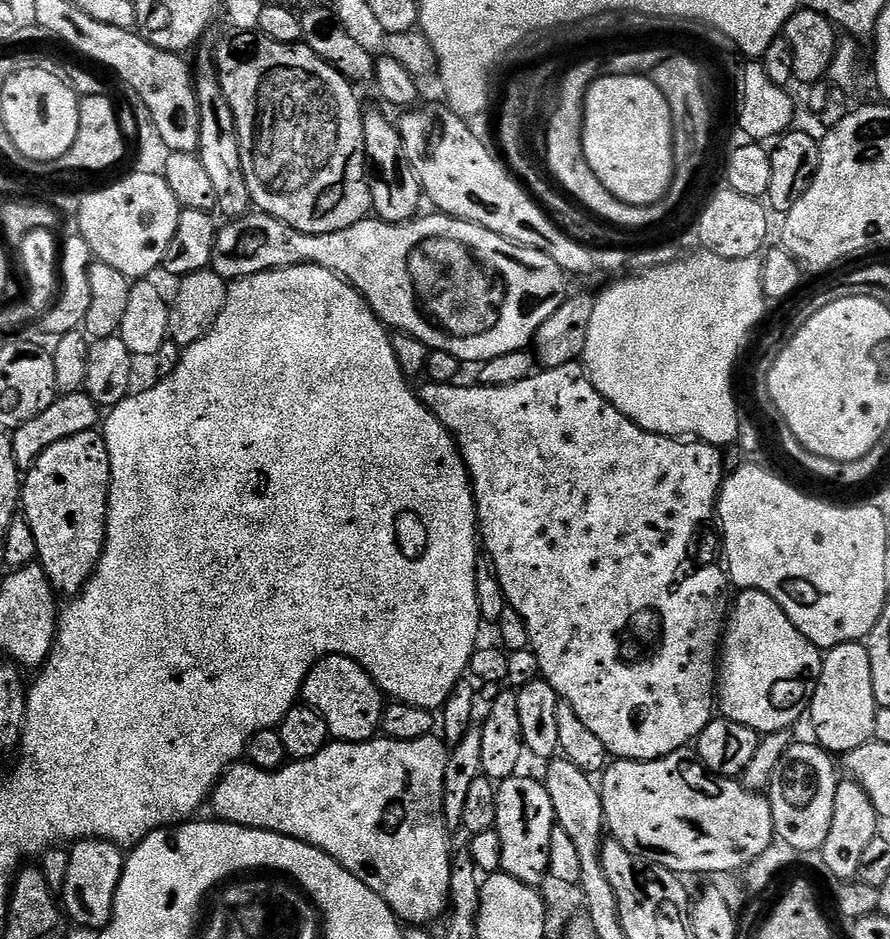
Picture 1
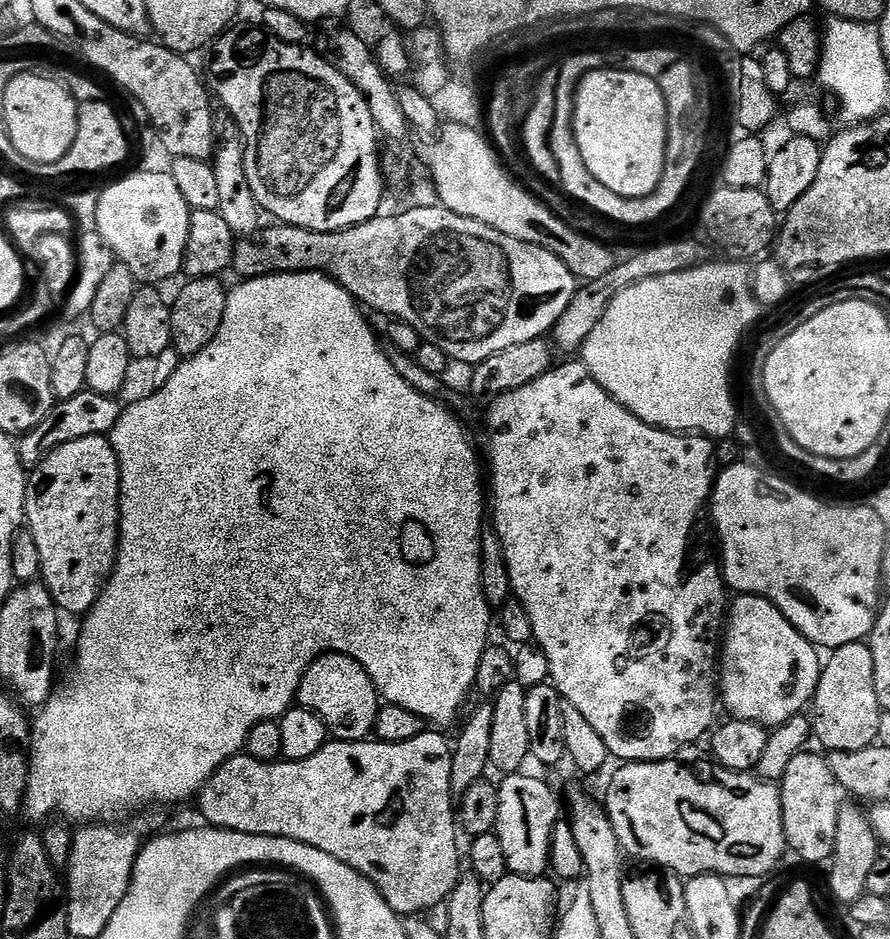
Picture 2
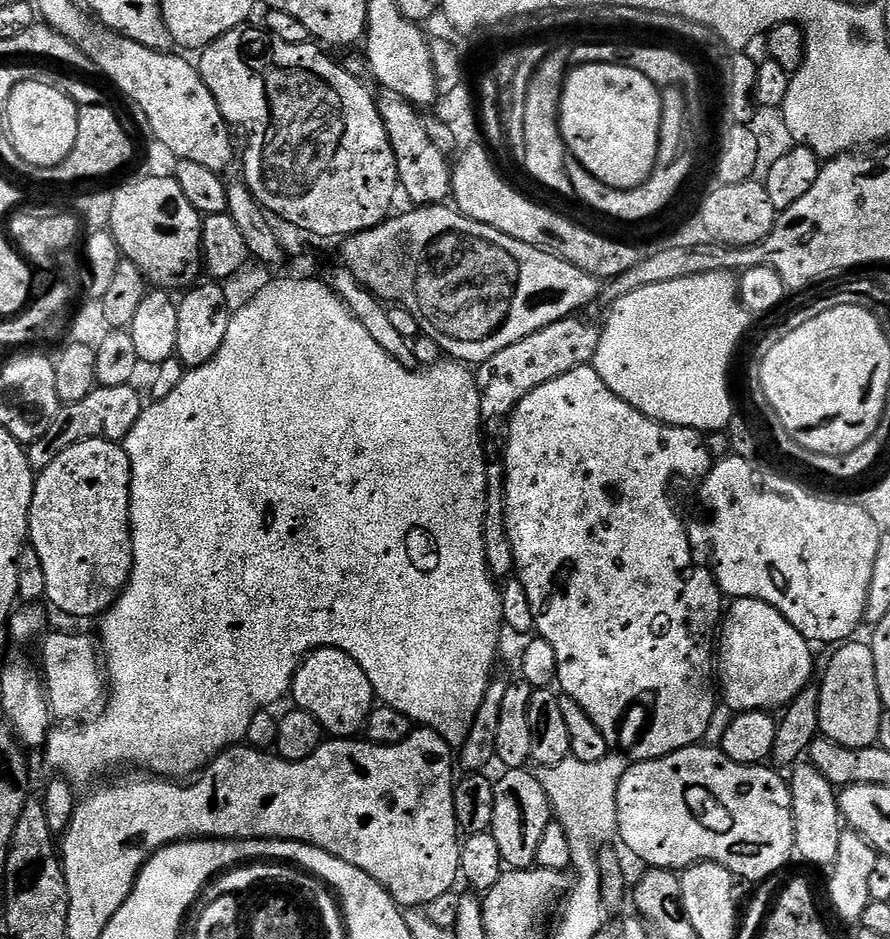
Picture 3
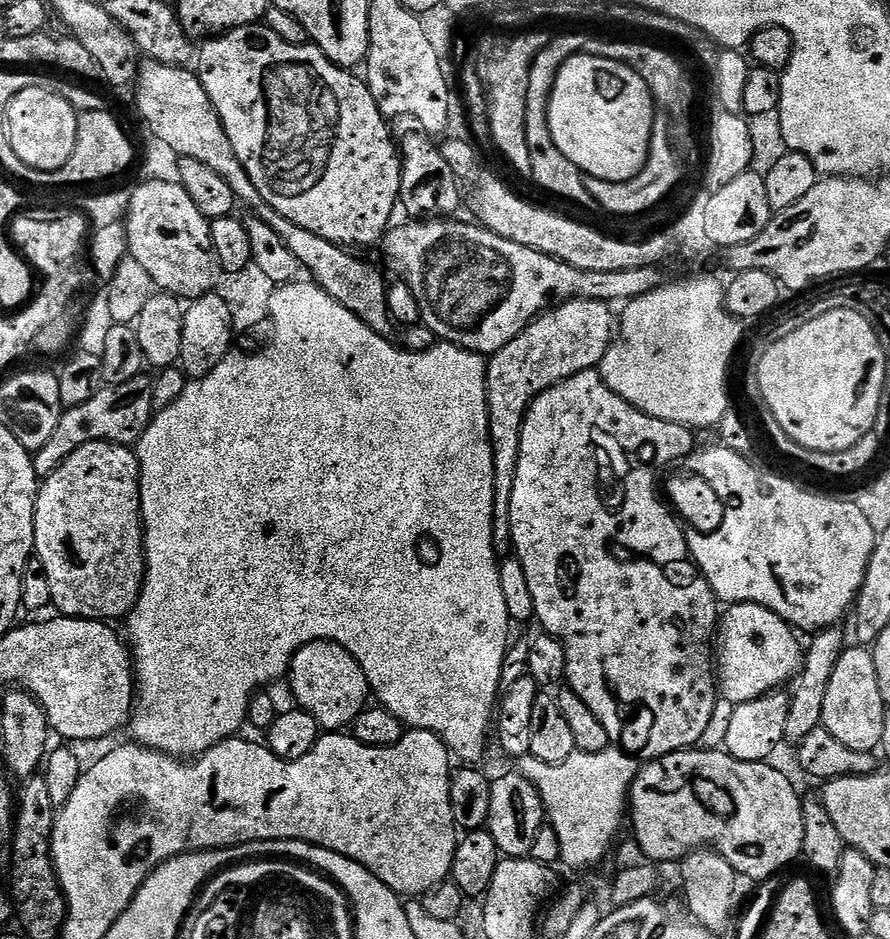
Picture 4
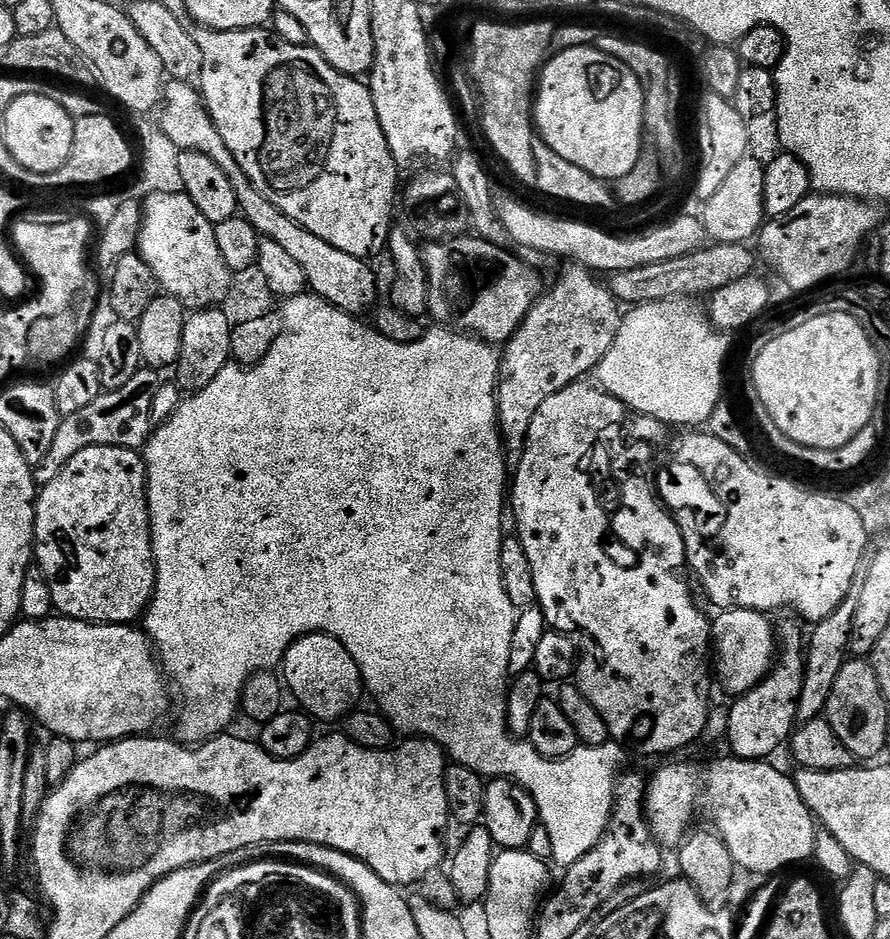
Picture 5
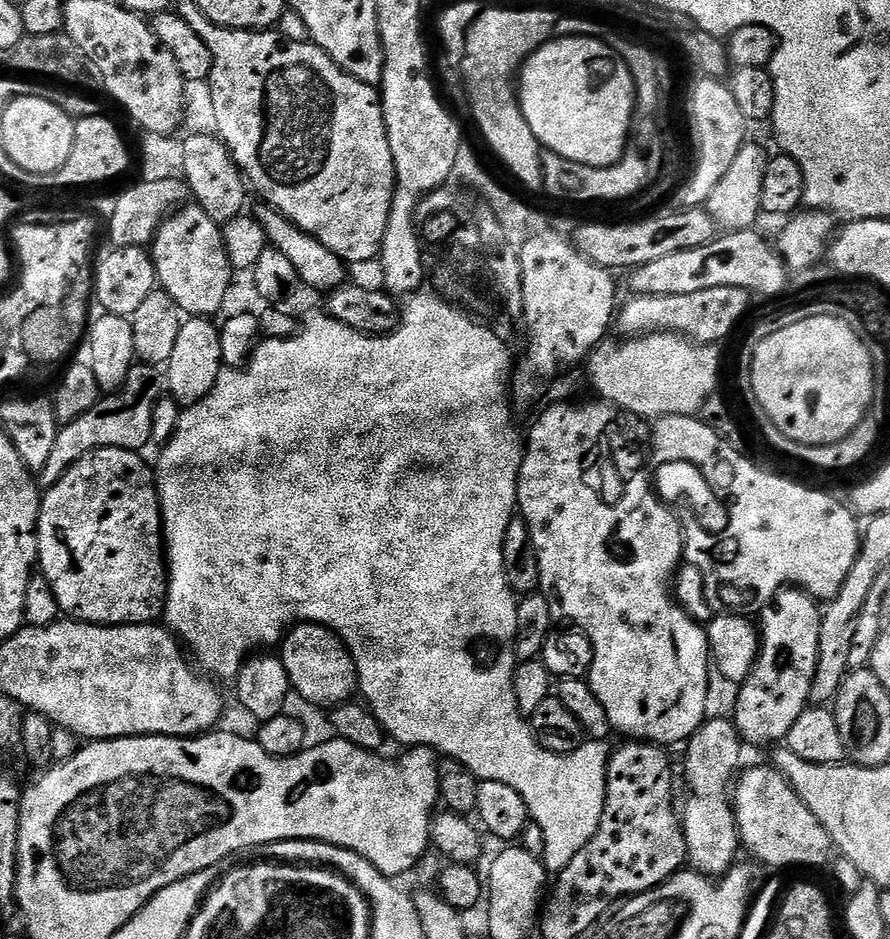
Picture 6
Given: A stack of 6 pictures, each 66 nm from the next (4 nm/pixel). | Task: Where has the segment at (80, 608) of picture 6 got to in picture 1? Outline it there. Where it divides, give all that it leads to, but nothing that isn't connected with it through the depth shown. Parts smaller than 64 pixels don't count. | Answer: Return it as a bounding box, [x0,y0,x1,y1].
[22,430,111,598]

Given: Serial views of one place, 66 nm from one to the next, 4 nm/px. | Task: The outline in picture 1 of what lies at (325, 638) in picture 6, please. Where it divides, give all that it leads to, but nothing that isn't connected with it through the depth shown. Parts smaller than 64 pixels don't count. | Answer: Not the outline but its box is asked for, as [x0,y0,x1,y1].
[302,656,385,744]

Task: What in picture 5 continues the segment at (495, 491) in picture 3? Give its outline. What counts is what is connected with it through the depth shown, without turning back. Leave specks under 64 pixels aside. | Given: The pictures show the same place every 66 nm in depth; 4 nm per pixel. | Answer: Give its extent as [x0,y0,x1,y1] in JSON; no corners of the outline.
[496,266,622,470]

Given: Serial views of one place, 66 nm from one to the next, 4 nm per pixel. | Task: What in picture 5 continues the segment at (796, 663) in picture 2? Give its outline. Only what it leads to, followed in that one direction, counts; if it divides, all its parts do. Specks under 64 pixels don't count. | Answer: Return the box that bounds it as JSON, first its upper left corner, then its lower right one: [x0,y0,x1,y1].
[711,608,778,698]

